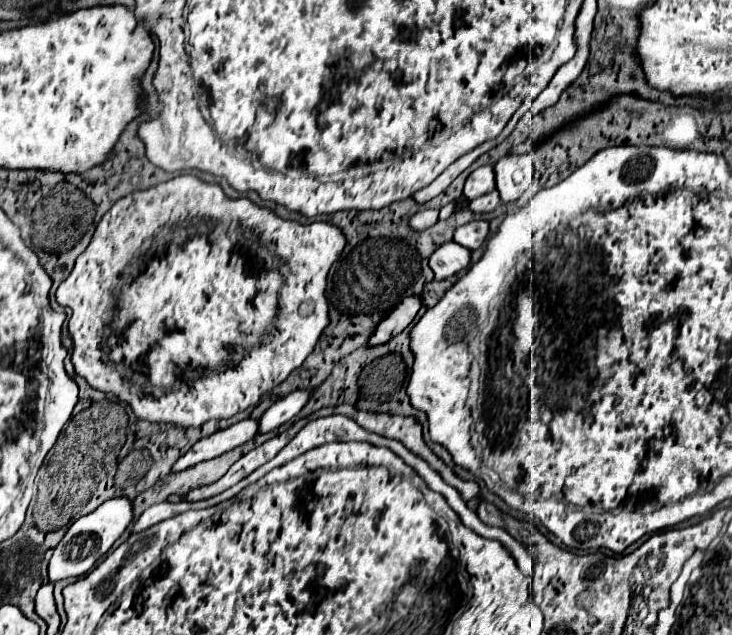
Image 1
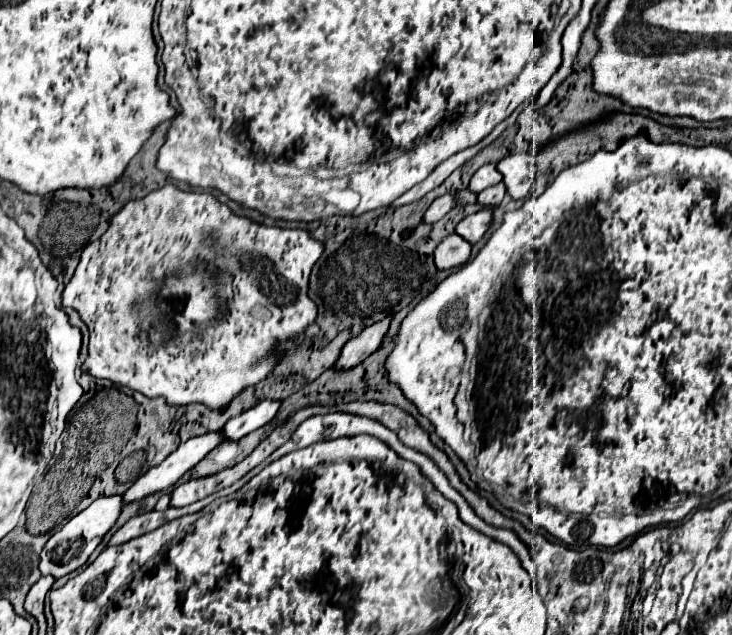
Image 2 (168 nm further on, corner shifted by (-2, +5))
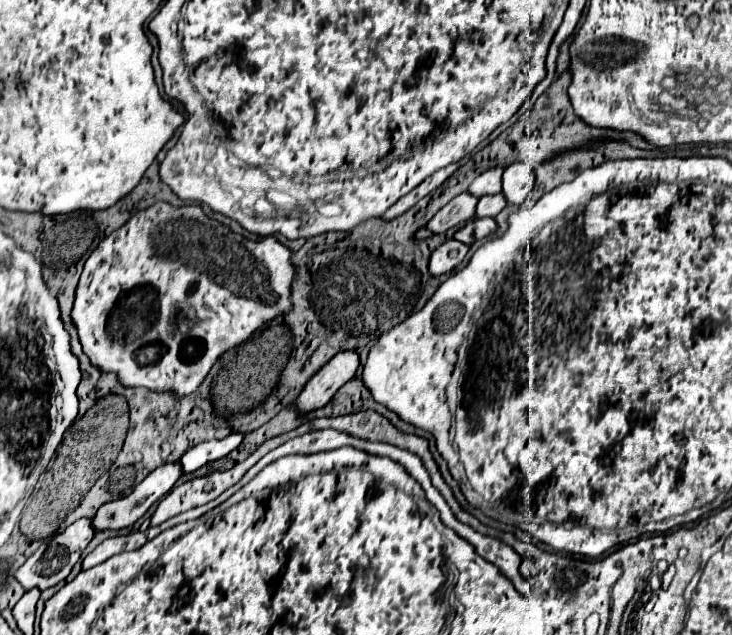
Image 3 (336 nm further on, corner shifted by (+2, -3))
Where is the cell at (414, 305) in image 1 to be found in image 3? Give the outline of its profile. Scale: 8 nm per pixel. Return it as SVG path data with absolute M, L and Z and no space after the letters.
M343 350L331 358L303 388L299 398L295 400L301 414L307 414L311 410L317 410L325 406L333 394L349 382L359 368L359 354L351 350Z

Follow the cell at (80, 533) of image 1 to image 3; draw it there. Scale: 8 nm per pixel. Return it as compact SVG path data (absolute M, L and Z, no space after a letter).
M81 518L81 520L73 522L67 530L55 534L53 538L43 540L39 550L15 572L15 578L21 582L21 586L25 590L31 590L31 588L47 590L47 588L63 582L69 576L69 572L73 570L73 566L77 564L77 560L81 558L81 552L93 540L93 536L95 536L95 528L91 528L91 518Z

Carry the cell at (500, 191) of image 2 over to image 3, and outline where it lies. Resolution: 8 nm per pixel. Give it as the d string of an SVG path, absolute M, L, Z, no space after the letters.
M503 194L483 196L483 198L479 198L479 204L477 204L477 218L485 218L485 216L495 218L505 208L505 204L507 202L505 202Z

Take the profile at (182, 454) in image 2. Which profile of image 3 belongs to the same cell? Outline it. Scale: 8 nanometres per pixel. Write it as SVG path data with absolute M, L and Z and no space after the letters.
M179 462L159 466L143 482L139 482L129 496L103 504L93 518L93 528L121 530L133 526L161 496L165 496L175 486L181 474L183 470Z

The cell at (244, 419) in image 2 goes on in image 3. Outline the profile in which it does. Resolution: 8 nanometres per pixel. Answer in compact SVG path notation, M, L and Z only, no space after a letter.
M231 432L229 436L225 436L221 440L201 442L197 446L189 448L179 460L181 466L183 466L183 472L193 472L207 462L213 462L213 460L219 460L219 458L227 456L231 450L235 450L243 442L243 438L245 438L243 432Z

